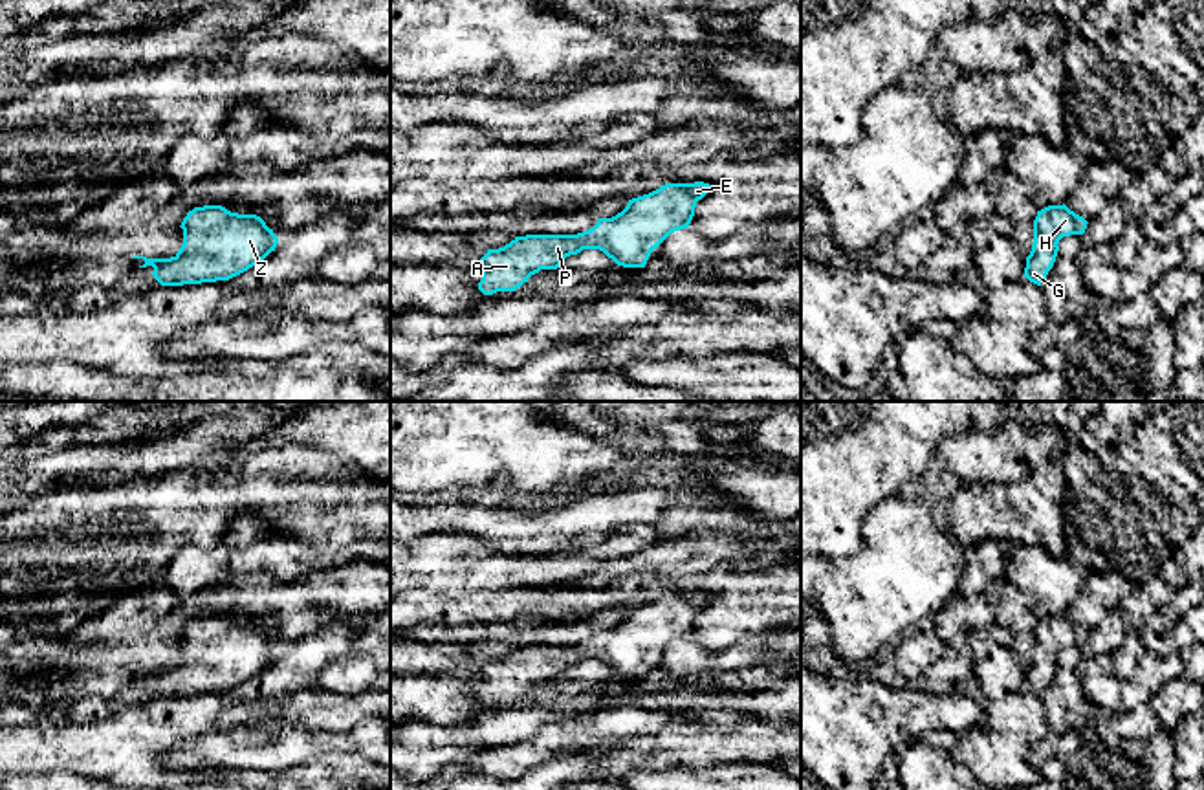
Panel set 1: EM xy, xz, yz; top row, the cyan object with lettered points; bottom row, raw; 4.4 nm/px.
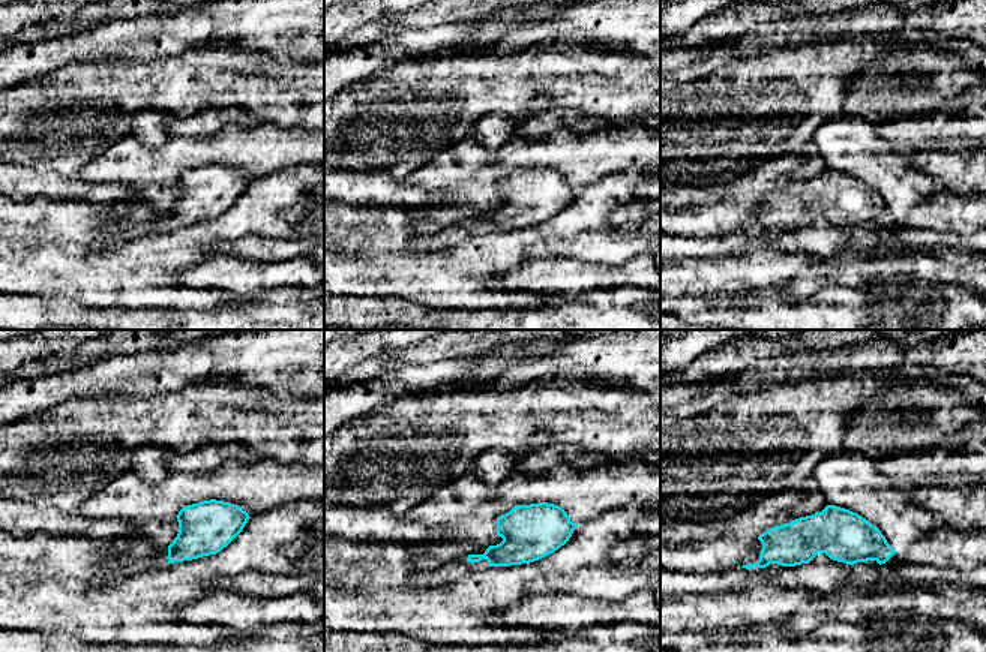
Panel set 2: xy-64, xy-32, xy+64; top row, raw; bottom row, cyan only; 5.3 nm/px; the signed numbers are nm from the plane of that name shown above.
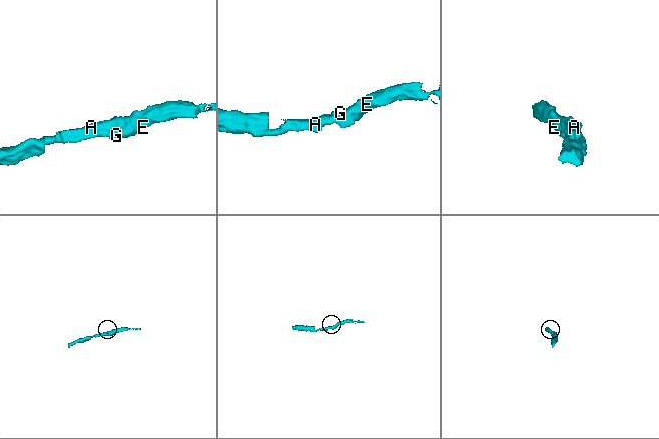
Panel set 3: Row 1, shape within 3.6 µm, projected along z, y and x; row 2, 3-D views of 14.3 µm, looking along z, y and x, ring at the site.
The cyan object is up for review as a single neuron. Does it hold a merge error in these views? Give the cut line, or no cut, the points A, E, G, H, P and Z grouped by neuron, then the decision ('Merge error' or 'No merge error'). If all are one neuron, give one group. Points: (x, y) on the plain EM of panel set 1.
No split. Groups: A E G H P Z. No merge error

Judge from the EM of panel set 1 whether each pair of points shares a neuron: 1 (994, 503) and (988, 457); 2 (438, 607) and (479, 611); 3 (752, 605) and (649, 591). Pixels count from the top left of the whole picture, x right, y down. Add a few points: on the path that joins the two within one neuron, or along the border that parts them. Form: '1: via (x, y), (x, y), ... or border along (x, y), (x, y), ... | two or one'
1: border along (1032, 470), (1017, 482), (983, 484) | two
2: via (448, 611), (470, 611) | one
3: via (726, 587), (675, 585) | one

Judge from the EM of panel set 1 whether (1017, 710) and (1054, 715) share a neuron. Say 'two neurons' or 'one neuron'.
two neurons

